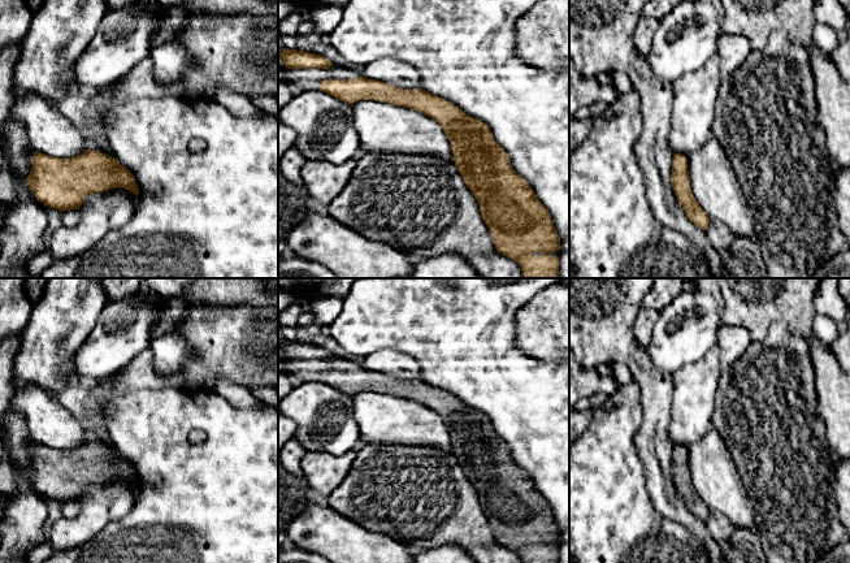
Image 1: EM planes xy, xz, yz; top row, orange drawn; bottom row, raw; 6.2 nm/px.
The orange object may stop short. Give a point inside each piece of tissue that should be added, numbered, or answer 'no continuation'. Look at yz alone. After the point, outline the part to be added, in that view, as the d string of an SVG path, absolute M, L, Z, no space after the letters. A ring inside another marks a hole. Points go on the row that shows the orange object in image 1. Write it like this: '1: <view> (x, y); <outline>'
no continuation

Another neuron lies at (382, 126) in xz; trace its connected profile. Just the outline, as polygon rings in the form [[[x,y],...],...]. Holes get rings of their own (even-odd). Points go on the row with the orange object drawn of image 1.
[[[359,100],[351,109],[360,153],[417,153],[443,160],[451,160],[454,156],[447,135],[431,117],[376,100]]]

